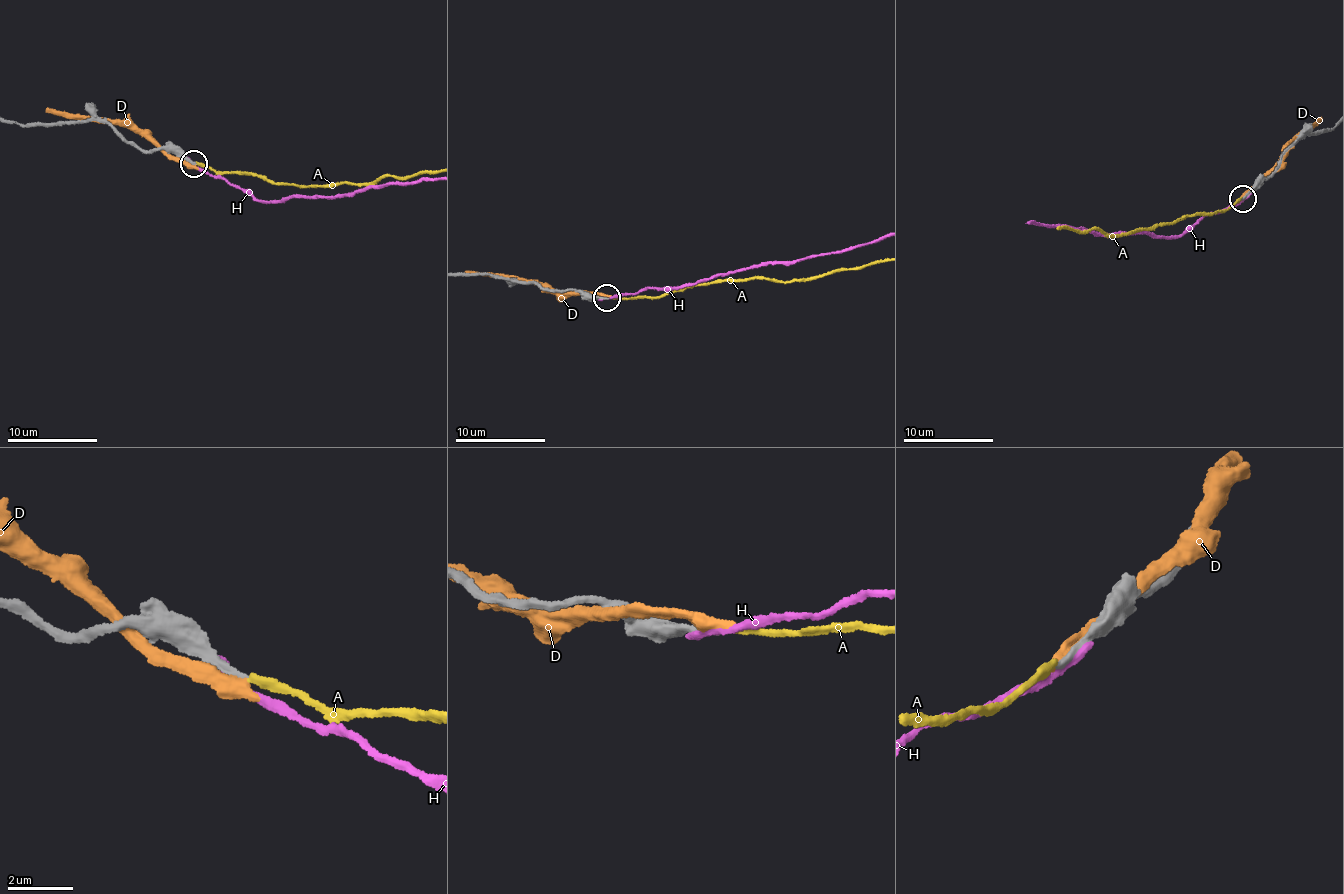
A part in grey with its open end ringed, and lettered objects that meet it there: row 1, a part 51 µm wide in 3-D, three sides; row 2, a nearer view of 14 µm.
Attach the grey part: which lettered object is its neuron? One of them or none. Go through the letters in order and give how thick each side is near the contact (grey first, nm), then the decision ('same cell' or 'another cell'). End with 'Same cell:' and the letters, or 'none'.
A: 190/240 nm | another cell
D: 240/550 nm | another cell
H: 300/260 nm | another cell
Same cell: none

